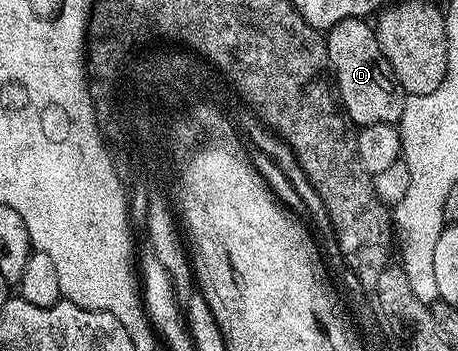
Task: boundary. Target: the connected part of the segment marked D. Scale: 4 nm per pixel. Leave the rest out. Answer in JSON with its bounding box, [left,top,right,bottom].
[326,18,404,127]

